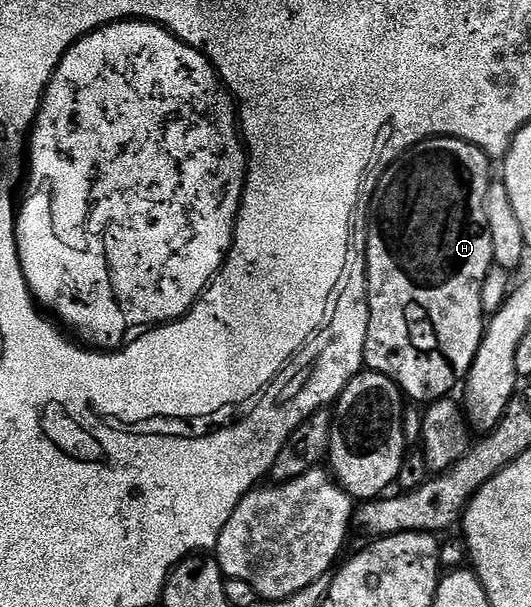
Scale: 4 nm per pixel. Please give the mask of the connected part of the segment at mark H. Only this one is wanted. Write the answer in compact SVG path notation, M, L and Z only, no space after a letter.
M434 137L424 139L414 145L410 151L400 155L387 170L381 174L381 180L372 188L371 198L367 203L367 238L365 241L365 277L367 280L367 298L369 301L369 324L367 325L367 341L365 342L364 366L370 371L385 375L399 388L406 400L417 405L430 405L439 399L452 396L453 390L466 378L476 351L484 337L487 316L483 309L483 281L487 273L495 266L491 249L491 229L487 225L487 193L491 176L489 176L491 160L475 145L462 139L446 139Z

